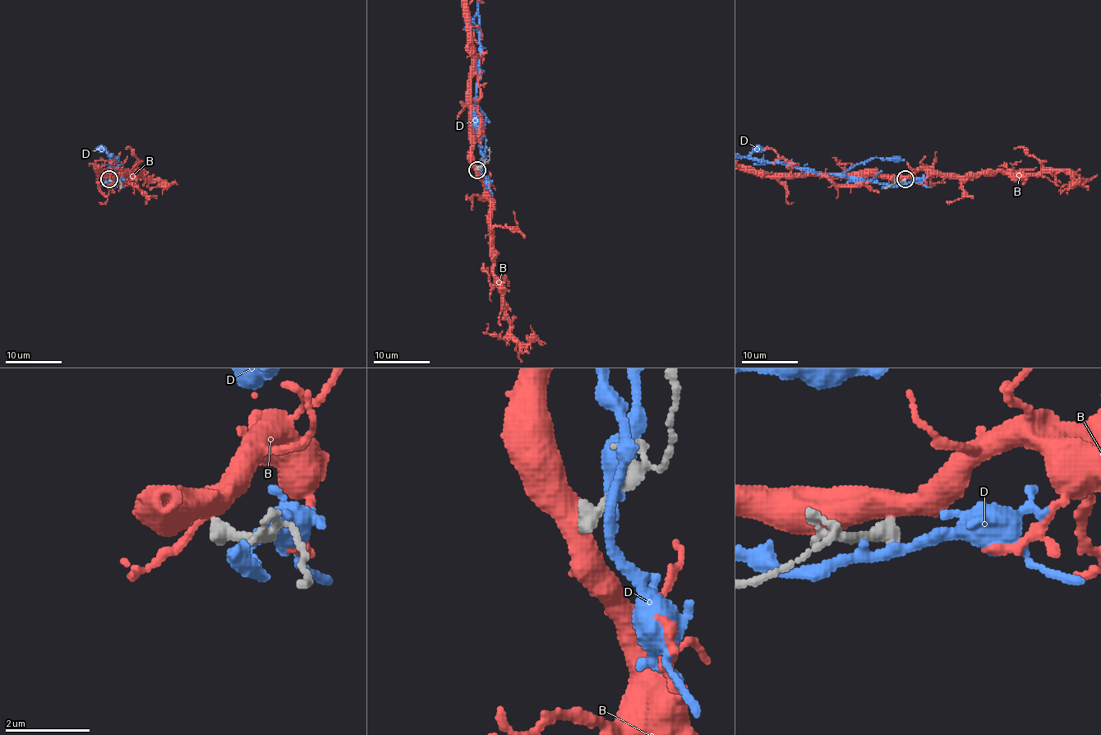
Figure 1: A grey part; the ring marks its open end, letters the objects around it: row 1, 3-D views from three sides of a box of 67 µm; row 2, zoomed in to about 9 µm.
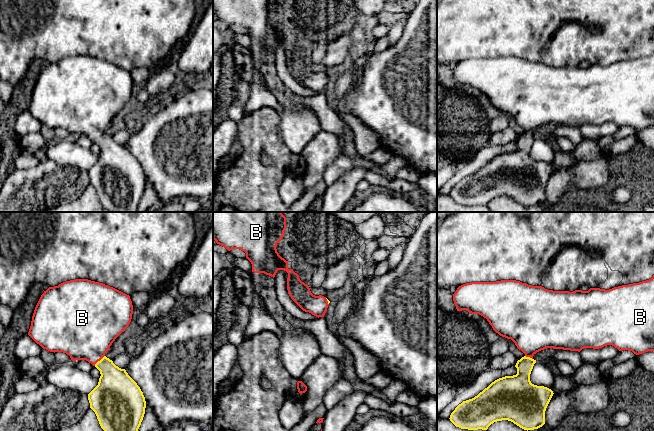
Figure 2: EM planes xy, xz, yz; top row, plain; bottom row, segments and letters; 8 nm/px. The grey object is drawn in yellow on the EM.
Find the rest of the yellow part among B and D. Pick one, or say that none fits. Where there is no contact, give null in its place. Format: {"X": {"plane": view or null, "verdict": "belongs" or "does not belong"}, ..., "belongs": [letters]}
{"B": {"plane": "xy", "verdict": "belongs"}, "D": {"plane": null, "verdict": "does not belong"}, "belongs": ["B"]}

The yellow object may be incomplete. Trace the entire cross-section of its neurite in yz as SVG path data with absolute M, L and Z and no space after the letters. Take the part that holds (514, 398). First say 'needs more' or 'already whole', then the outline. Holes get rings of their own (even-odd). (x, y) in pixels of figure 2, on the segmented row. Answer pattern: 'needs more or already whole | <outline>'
needs more | M654 275L639 283L622 285L609 290L590 288L588 291L553 291L542 286L532 286L516 280L496 282L471 282L459 286L453 294L457 311L466 310L487 319L500 336L511 339L525 356L517 361L517 374L505 376L492 382L472 399L463 401L450 415L450 421L461 429L487 430L497 421L508 420L524 430L534 430L545 424L545 411L553 391L531 383L530 374L536 360L533 356L544 349L563 349L580 352L584 348L599 349L612 345L619 351L628 350L639 355L654 351Z

